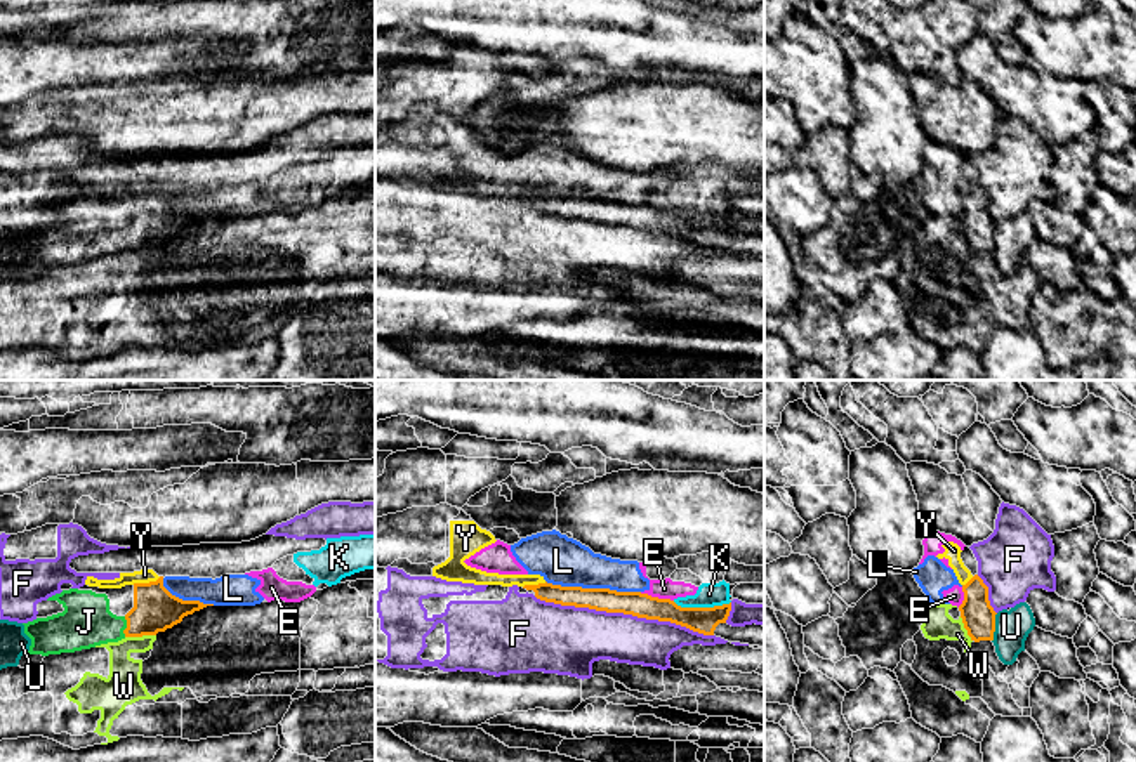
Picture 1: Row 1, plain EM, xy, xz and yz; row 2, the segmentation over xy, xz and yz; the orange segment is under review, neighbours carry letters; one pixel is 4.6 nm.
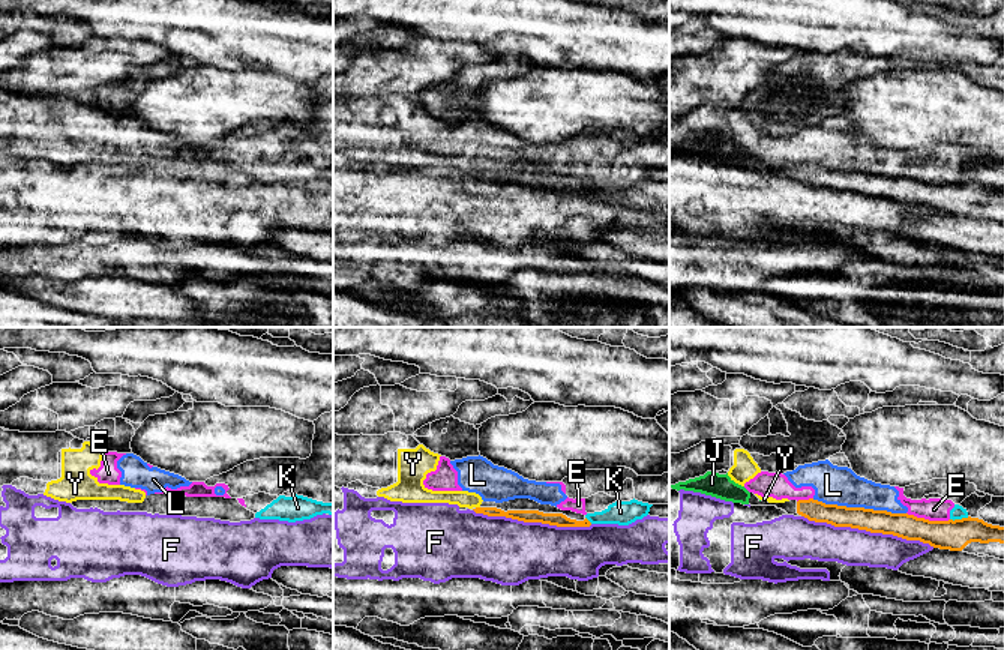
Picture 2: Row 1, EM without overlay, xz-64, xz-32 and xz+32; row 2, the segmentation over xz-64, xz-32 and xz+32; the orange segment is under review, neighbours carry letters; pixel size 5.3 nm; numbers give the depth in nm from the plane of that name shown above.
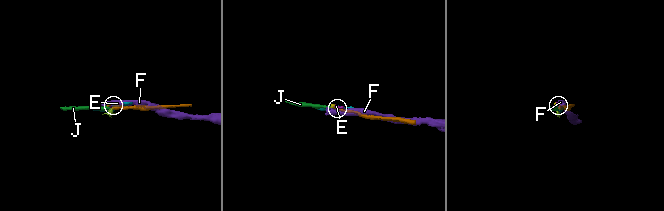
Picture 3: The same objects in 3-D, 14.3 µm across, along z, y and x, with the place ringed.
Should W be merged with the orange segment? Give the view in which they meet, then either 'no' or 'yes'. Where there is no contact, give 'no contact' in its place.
meets orange in xy; no

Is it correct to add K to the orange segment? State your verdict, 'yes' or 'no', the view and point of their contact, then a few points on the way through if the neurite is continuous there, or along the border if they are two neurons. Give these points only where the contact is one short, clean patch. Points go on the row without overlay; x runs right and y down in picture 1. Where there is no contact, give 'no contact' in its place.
no | xz (702, 219) | along xz (673, 212), (681, 217), (721, 217), (730, 214)

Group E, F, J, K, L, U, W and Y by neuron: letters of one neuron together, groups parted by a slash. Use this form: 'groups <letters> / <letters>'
groups E K L Y / F / J / U / W

